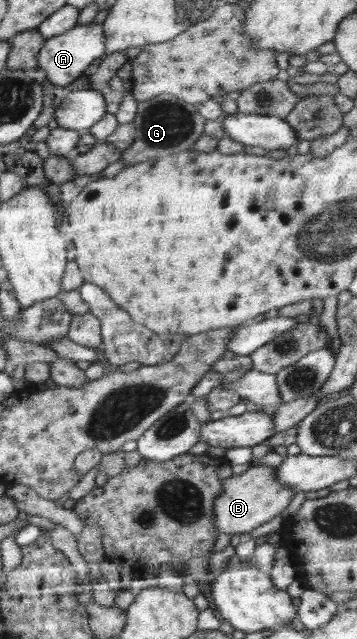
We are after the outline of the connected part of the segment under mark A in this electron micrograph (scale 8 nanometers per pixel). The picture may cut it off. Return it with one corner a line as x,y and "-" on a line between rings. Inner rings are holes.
91,23
74,25
74,28
49,38
45,41
38,56
38,69
46,72
46,81
56,86
65,88
74,82
88,68
94,60
104,56
107,35
104,32
103,23

